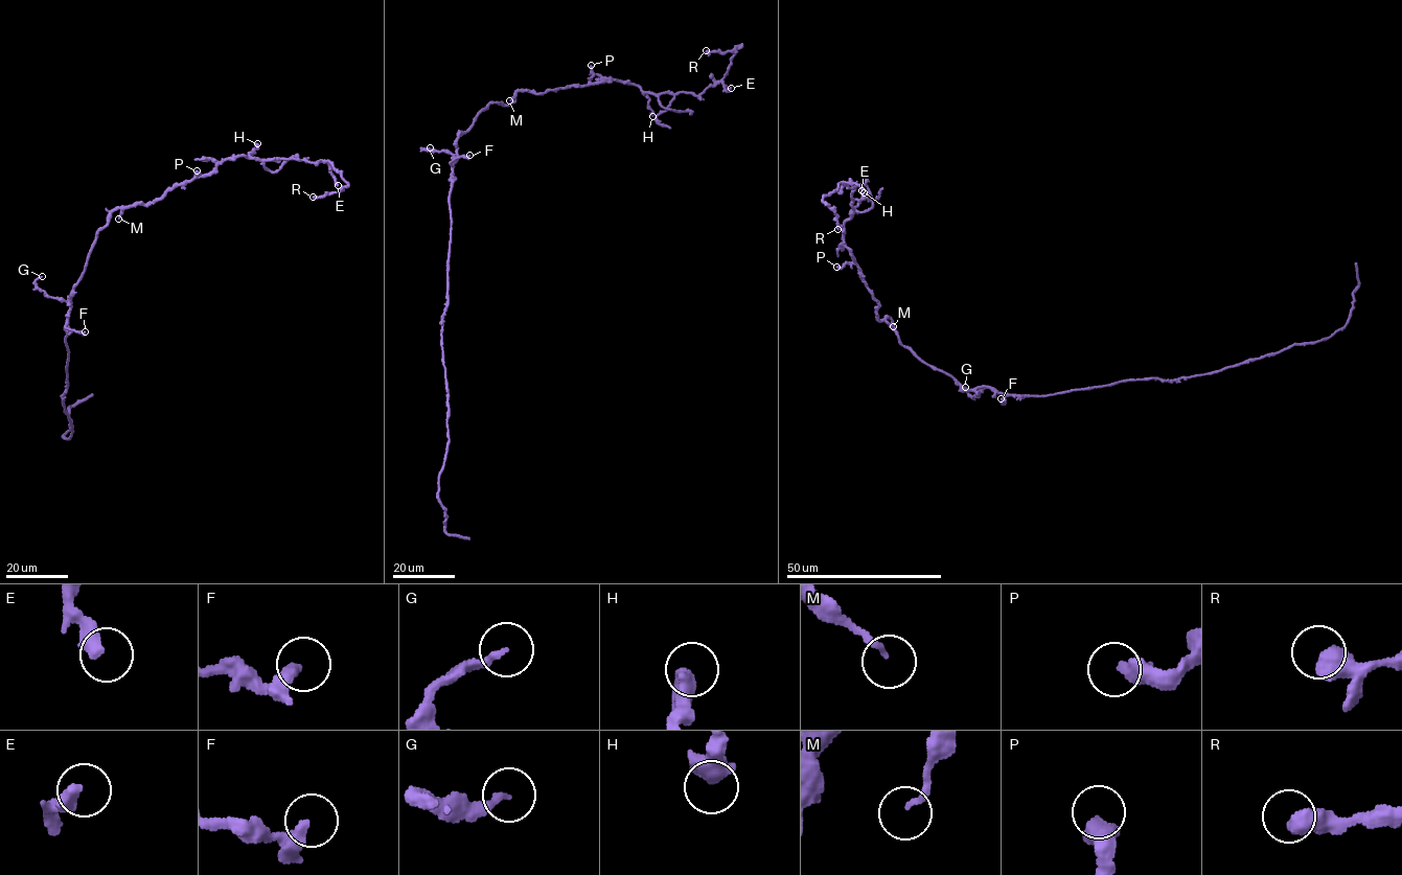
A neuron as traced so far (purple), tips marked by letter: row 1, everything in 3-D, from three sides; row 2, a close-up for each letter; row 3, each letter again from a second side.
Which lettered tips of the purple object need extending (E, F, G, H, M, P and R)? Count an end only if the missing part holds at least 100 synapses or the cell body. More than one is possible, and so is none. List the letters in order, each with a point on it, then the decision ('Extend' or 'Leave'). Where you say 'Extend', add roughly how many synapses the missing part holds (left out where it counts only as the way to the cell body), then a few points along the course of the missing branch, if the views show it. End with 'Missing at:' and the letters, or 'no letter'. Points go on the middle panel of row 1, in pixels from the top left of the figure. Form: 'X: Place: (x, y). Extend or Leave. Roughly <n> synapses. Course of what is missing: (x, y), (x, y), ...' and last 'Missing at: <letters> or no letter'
E: Place: (731, 88). Leave
F: Place: (469, 155). Leave
G: Place: (430, 147). Leave
H: Place: (652, 116). Leave
M: Place: (509, 100). Leave
P: Place: (591, 65). Leave
R: Place: (706, 50). Leave
Missing at: no letter

